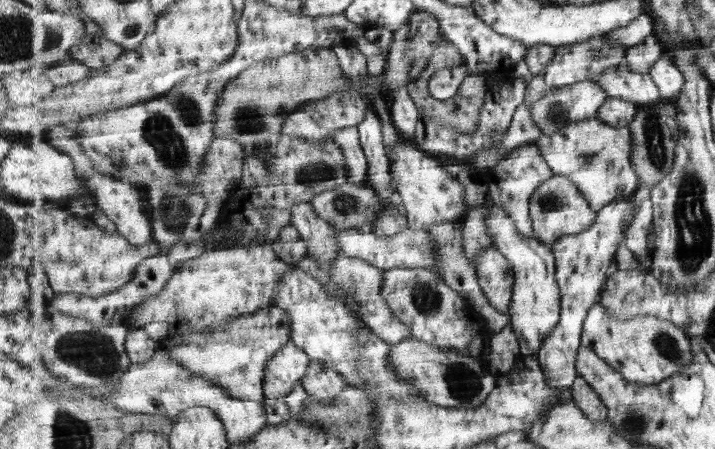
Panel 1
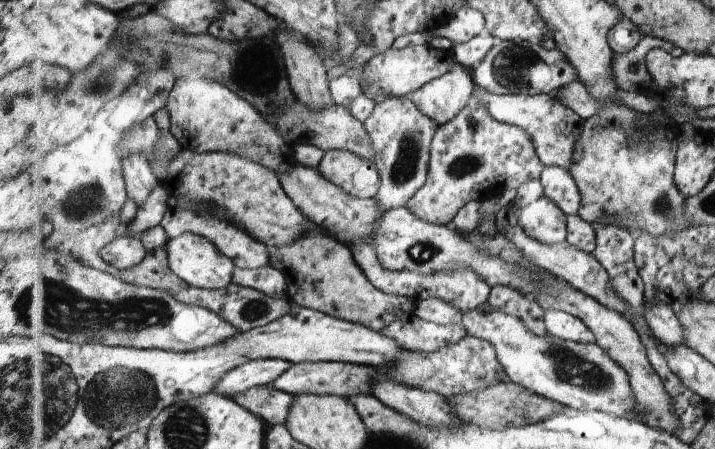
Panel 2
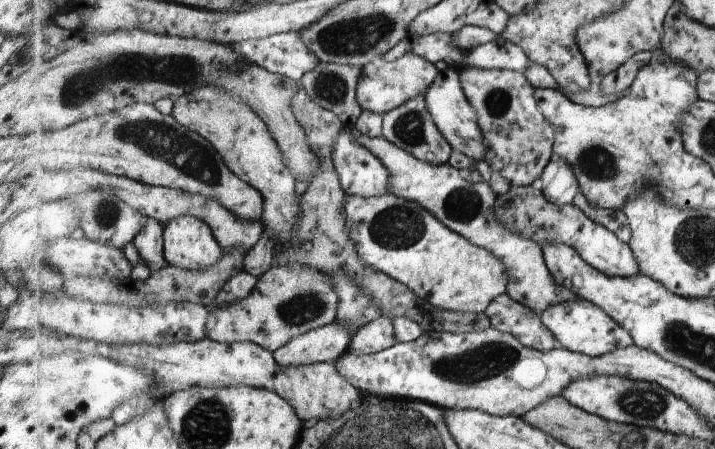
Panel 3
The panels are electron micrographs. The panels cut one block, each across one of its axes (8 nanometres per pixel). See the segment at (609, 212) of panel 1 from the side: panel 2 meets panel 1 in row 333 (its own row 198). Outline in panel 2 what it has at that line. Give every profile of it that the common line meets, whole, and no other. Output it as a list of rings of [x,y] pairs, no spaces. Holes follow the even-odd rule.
[[[547,166],[541,175],[541,182],[545,187],[545,194],[565,214],[575,216],[580,214],[582,194],[572,172],[560,166]]]

